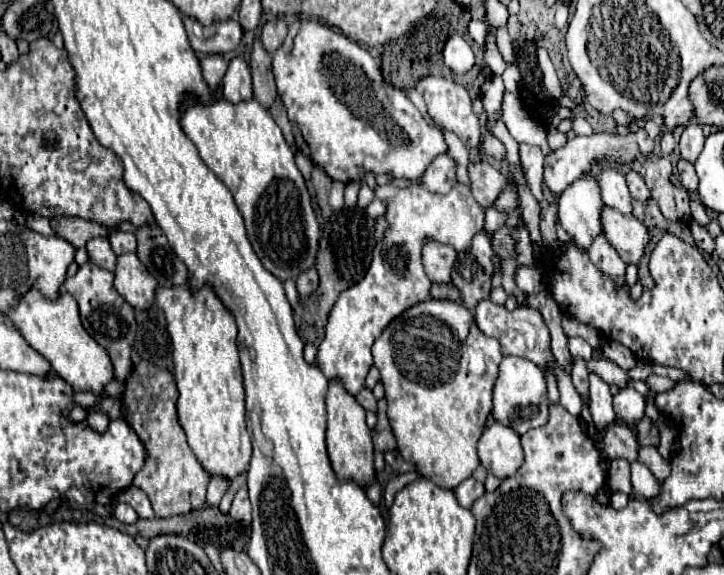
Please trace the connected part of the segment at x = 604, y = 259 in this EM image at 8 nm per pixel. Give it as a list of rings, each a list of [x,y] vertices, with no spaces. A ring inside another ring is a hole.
[[[599,233],[597,239],[591,243],[589,259],[599,271],[615,277],[619,283],[625,281],[625,267],[627,265],[621,261],[615,247],[605,239],[605,233]]]

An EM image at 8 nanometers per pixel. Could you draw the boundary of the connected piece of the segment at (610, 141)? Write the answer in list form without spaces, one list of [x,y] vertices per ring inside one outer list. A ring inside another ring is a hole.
[[[637,129],[627,137],[611,135],[611,133],[599,133],[599,135],[591,135],[591,137],[575,137],[575,139],[569,139],[563,147],[545,155],[543,183],[551,189],[551,193],[555,197],[559,197],[575,179],[579,179],[583,173],[587,173],[593,167],[595,161],[601,161],[605,157],[605,159],[611,159],[611,161],[627,163],[627,161],[639,159],[641,155],[651,153],[653,147],[655,147],[655,141],[647,135],[645,129]]]

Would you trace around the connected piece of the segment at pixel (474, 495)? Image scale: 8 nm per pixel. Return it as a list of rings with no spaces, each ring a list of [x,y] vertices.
[[[473,477],[465,479],[465,481],[463,481],[463,483],[459,483],[459,487],[455,489],[455,497],[457,497],[459,505],[461,505],[461,507],[465,507],[465,509],[471,509],[473,501],[475,501],[475,499],[479,499],[483,493],[485,493],[483,483],[481,483],[481,481],[477,481],[477,479],[473,479]]]

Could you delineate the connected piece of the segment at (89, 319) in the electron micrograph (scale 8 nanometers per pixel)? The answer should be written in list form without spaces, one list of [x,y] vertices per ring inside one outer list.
[[[85,263],[79,267],[79,271],[75,273],[75,277],[67,279],[63,283],[63,287],[67,289],[67,293],[71,293],[75,297],[75,301],[79,303],[79,315],[81,315],[81,323],[85,327],[85,331],[109,353],[109,359],[113,363],[113,375],[117,381],[125,381],[131,373],[131,347],[135,341],[135,333],[137,333],[137,323],[133,317],[133,307],[117,293],[117,289],[113,287],[113,273],[105,271],[93,263]]]

